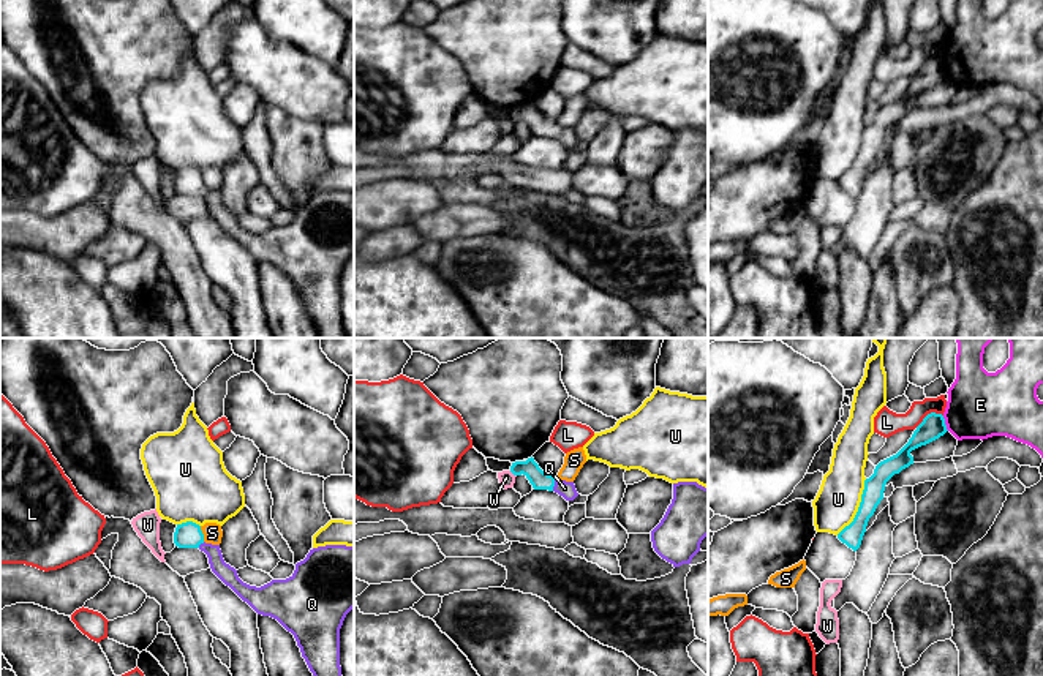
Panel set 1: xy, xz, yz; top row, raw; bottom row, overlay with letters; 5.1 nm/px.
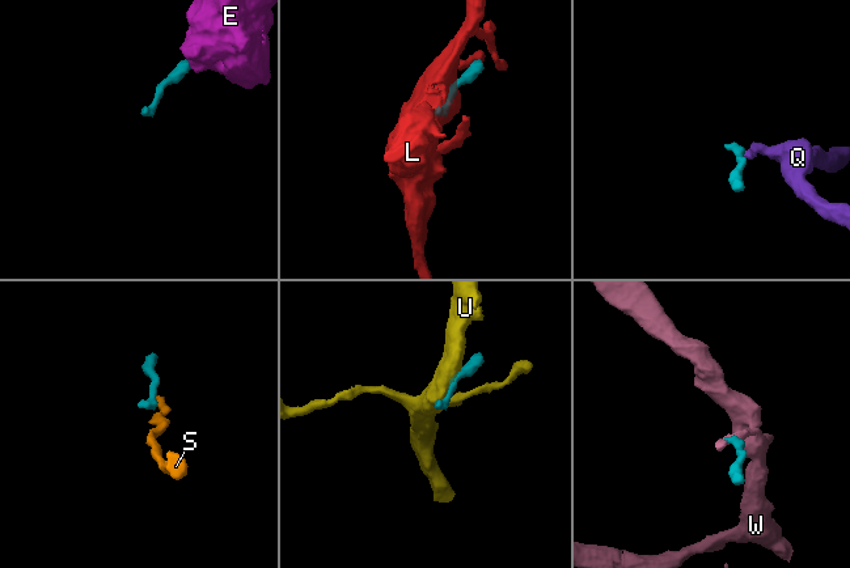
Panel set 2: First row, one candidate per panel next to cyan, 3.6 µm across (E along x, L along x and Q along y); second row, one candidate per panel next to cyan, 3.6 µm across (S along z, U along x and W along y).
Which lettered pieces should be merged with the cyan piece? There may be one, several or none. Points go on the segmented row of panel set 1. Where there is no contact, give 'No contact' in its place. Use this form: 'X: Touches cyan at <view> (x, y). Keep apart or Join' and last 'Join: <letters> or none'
E: Touches cyan at yz (944, 424). Keep apart
L: Touches cyan at yz (928, 414). Keep apart
Q: Touches cyan at xz (553, 484). Join
S: Touches cyan at xy (203, 534). Keep apart
U: Touches cyan at yz (858, 507). Keep apart
W: Touches cyan at xz (512, 473). Keep apart
Join: Q

